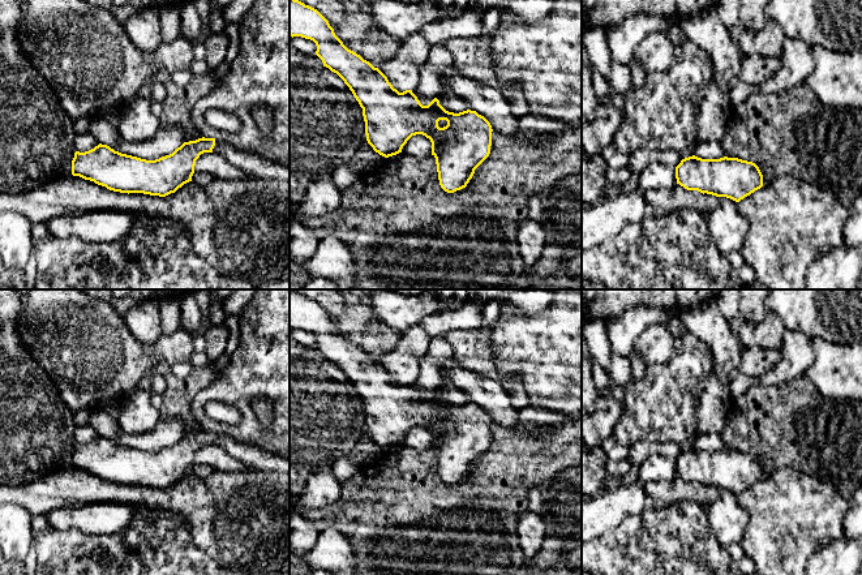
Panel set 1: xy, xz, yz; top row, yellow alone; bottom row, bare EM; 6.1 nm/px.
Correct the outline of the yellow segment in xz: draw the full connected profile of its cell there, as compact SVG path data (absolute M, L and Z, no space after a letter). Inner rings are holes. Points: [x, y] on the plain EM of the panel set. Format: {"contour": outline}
{"contour": "M290 289L290 327L313 332L317 338L316 347L323 359L336 365L349 379L363 400L366 433L379 447L385 450L396 447L412 428L425 428L432 434L439 477L447 485L466 480L475 462L489 449L493 421L484 408L471 402L449 404L437 390L423 398L412 382L399 385L378 360L343 336L317 301L293 289Z"}

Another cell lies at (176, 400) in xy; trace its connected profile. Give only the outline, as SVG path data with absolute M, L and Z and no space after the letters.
M219 368L193 369L186 378L172 373L164 374L167 387L162 394L160 420L181 419L185 434L202 430L190 412L194 396L210 383L215 382Z

